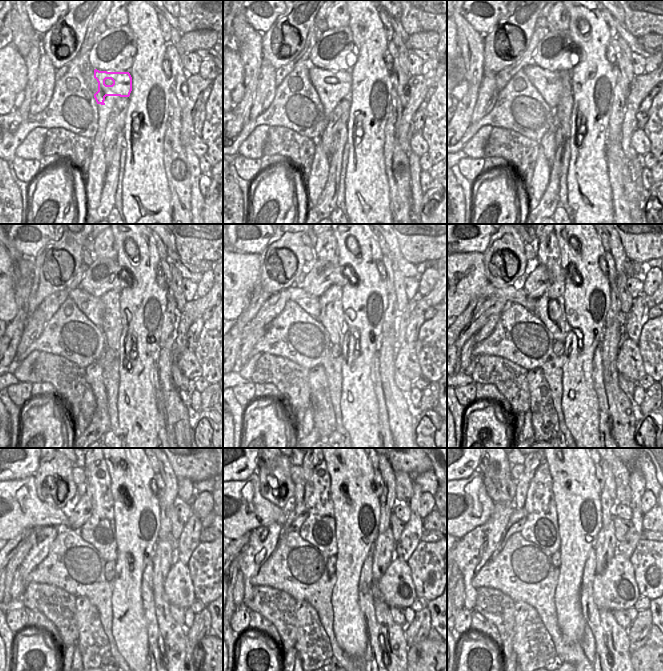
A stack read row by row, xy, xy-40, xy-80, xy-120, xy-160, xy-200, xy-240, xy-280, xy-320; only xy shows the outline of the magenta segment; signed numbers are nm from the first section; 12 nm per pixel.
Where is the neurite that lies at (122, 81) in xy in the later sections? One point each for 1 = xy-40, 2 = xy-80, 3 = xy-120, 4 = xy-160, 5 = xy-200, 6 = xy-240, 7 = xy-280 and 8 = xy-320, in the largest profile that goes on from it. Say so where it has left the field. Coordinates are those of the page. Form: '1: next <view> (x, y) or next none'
1: next xy-40 (343, 87)
2: next xy-80 (549, 84)
3: next xy-120 (91, 306)
4: next xy-160 (309, 303)
5: next xy-200 (467, 281)
6: next xy-240 (19, 507)
7: next xy-280 (243, 509)
8: next xy-320 (467, 505)

